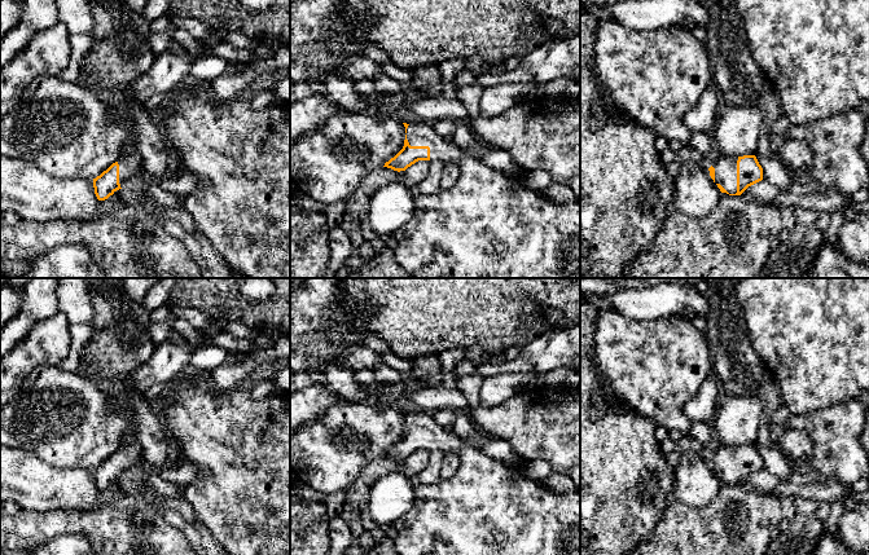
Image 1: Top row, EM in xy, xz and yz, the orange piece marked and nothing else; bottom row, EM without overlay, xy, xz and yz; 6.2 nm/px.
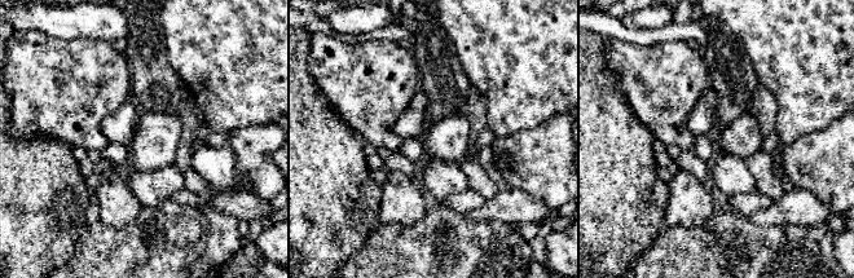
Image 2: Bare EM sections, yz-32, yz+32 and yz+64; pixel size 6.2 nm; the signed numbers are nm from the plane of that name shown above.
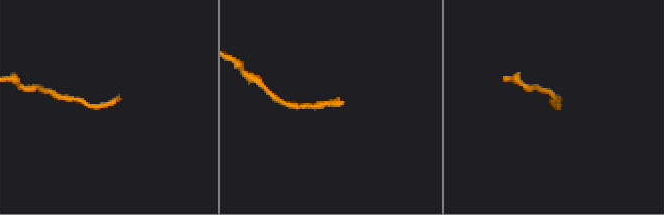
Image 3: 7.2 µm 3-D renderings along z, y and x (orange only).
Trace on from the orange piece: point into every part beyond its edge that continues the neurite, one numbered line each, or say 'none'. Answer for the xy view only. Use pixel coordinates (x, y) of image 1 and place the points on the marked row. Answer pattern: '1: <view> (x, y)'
1: xy (131, 164)

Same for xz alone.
1: xz (487, 225)

